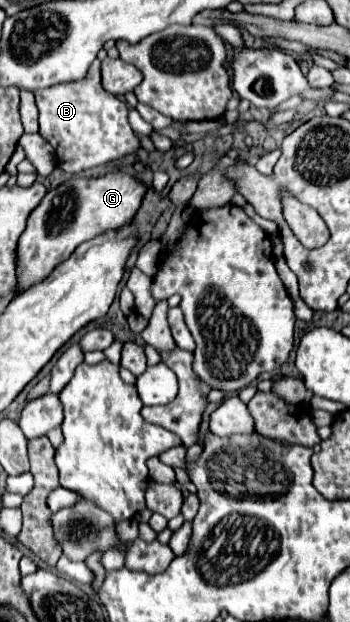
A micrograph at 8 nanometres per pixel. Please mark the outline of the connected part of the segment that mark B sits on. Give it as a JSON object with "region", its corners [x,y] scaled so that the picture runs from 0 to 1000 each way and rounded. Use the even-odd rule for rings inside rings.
{"region":[[[286,96],[263,100],[234,129],[103,145],[97,151],[114,177],[114,219],[154,235],[177,273],[234,277],[400,241],[400,228],[366,199],[366,170],[286,135]]]}

